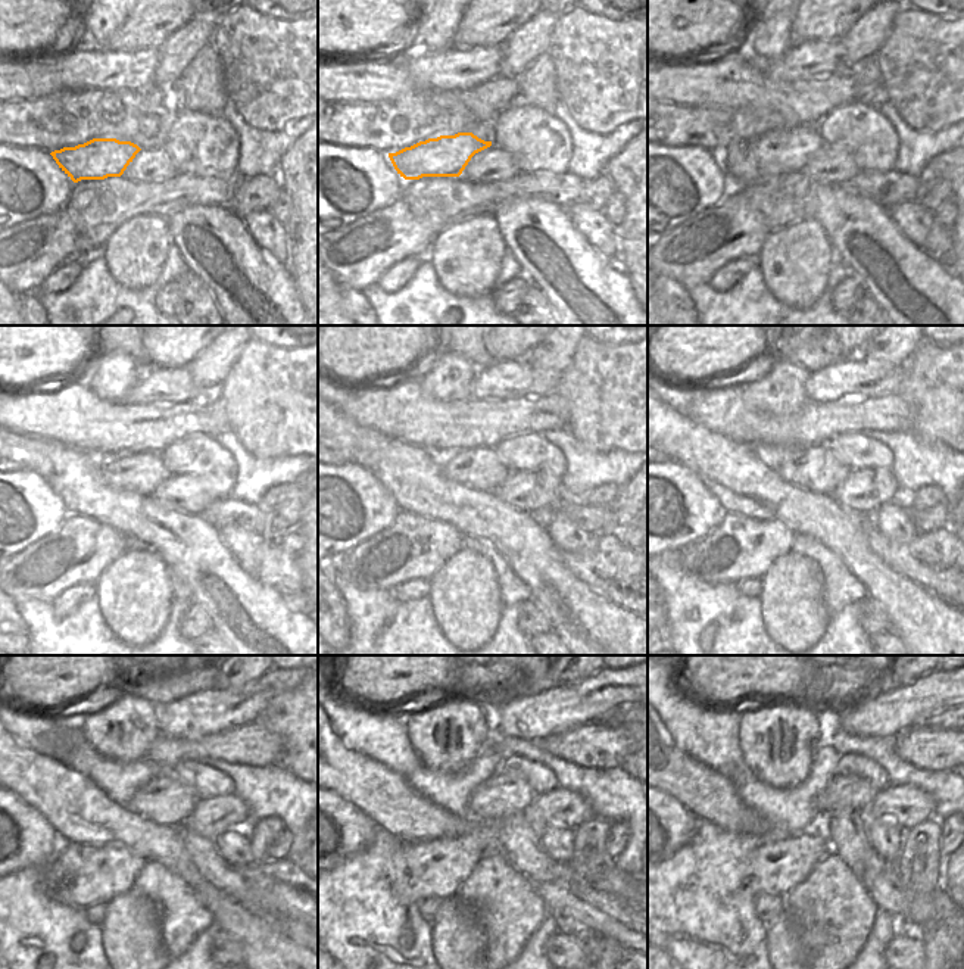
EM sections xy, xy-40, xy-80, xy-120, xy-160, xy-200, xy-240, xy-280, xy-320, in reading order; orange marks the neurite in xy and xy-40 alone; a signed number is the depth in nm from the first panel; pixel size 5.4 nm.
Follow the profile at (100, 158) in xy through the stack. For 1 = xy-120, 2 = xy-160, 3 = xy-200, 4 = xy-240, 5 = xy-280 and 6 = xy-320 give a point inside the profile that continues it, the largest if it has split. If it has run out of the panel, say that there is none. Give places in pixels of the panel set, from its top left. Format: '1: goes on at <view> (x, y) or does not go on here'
1: goes on at xy-120 (140, 473)
2: goes on at xy-160 (480, 469)
3: goes on at xy-200 (814, 469)
4: goes on at xy-240 (165, 800)
5: goes on at xy-280 (502, 795)
6: goes on at xy-320 (844, 791)

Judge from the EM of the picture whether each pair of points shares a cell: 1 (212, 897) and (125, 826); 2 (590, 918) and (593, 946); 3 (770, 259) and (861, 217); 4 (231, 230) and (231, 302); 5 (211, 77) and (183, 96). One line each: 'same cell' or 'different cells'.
1: same cell
2: different cells
3: different cells
4: same cell
5: same cell

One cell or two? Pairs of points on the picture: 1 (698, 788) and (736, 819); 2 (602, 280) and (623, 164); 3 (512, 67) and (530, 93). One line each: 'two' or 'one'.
1: one
2: two
3: two

